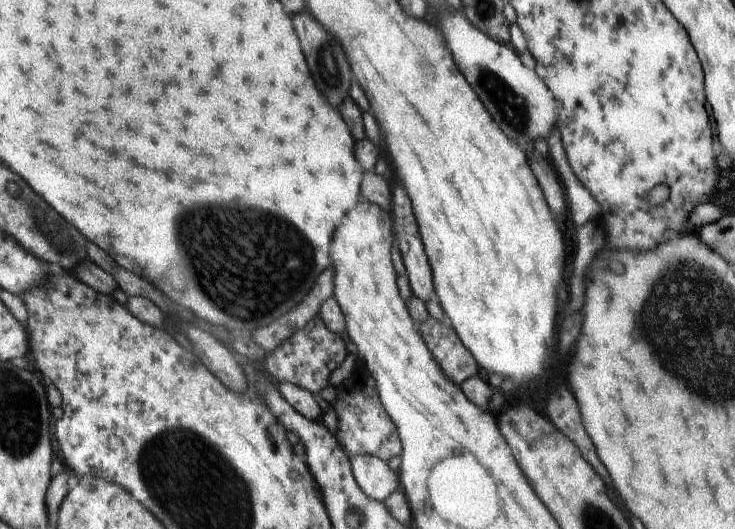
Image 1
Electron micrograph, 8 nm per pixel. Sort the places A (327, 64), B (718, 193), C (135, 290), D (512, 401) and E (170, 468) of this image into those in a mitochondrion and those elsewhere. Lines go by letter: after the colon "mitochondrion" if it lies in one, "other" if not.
A: mitochondrion
B: other
C: other
D: other
E: mitochondrion

